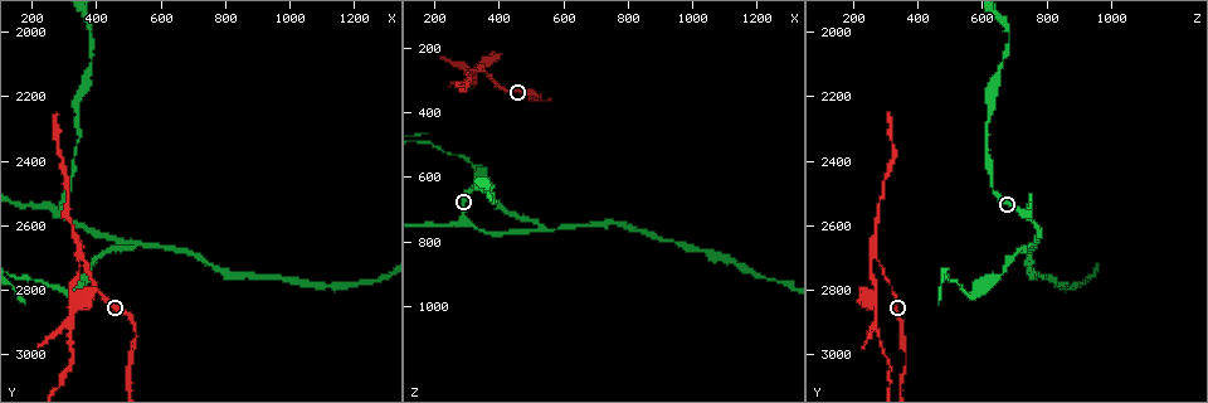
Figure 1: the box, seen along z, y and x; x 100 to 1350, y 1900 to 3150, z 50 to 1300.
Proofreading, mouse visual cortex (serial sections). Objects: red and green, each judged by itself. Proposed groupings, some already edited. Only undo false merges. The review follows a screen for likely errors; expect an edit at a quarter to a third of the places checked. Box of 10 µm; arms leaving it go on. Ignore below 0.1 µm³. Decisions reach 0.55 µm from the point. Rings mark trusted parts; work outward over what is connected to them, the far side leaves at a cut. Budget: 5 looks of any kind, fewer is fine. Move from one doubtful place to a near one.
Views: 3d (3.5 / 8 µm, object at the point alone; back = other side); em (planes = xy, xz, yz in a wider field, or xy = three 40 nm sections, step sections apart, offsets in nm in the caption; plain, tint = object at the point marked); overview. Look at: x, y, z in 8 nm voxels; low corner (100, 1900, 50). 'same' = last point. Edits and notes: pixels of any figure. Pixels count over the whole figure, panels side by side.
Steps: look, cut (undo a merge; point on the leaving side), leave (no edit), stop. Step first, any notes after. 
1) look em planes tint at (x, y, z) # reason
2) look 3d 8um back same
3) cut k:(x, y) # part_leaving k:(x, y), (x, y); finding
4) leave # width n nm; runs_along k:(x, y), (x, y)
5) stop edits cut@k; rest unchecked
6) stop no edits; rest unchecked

look 3d 3.5um at (540, 2650, 770) # three arms meet

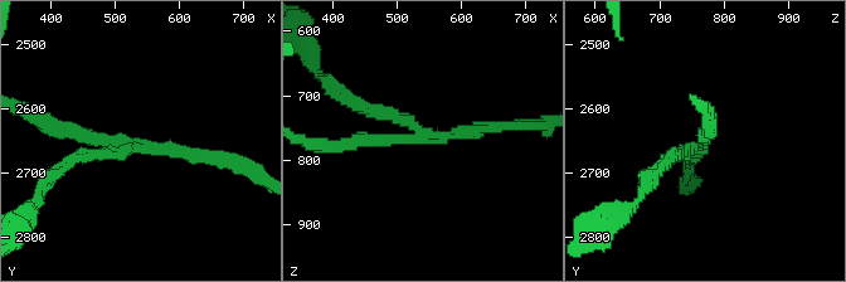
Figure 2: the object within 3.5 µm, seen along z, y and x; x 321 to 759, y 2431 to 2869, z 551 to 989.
look em xy step 5 tint at (535, 2660, 765) # arms 3; arm_widths 150, 150, 200 nm

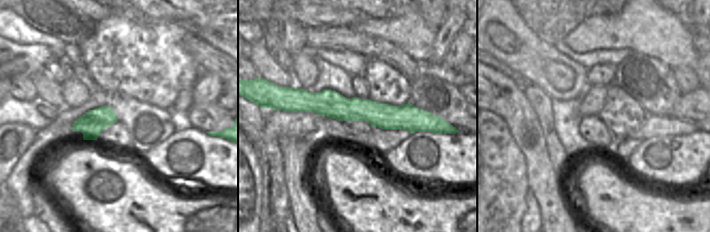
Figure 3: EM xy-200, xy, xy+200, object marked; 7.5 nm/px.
cut 2:(374, 111) # part_leaving 2:(416, 130), (319, 78); two cells meet here

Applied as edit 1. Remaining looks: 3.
look em planes tint at (360, 2700, 260)

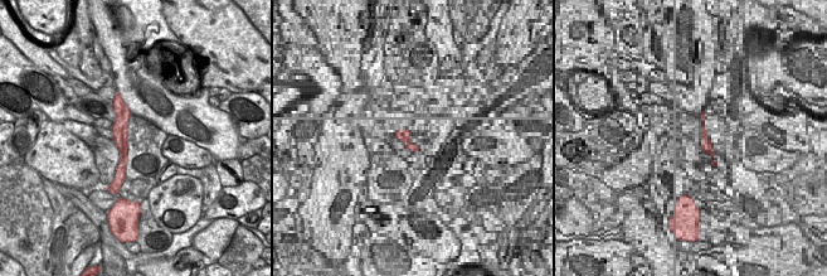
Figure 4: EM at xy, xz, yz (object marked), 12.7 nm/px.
look 3d 3.5um same

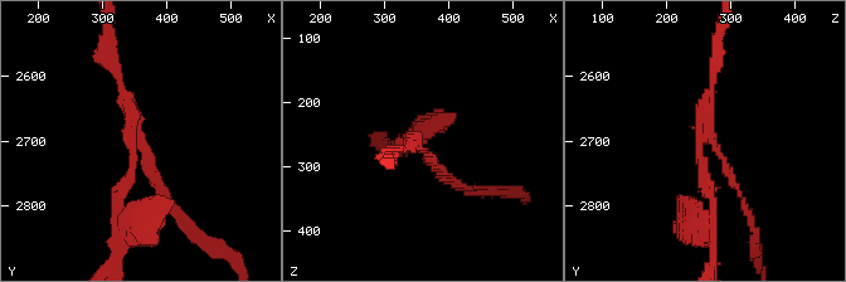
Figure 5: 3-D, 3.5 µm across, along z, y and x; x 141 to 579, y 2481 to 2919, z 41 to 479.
cut 5:(703, 180) # a second cell is stuck on

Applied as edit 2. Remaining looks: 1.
stop edits cut@2, cut@5; rest unchecked

